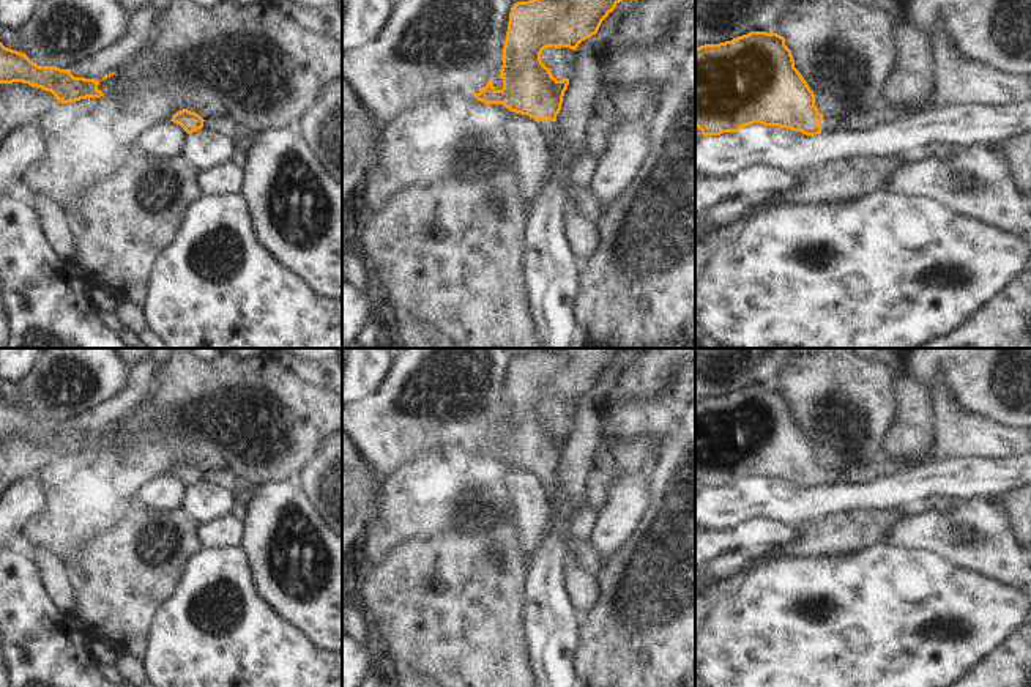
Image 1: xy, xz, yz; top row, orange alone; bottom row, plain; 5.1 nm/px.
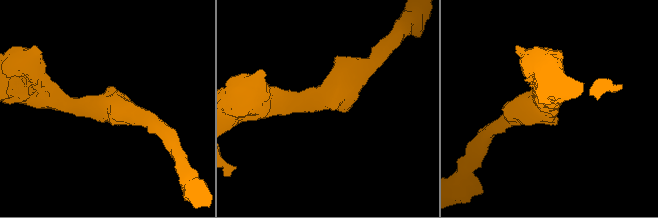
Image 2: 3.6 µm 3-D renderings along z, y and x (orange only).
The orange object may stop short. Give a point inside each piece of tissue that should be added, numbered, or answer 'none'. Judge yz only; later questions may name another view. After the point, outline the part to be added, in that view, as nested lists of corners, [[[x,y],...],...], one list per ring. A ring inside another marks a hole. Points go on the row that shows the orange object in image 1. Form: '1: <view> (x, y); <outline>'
1: yz (828, 123); [[[823,117],[821,132],[828,132],[837,128],[837,123],[843,120],[843,117]]]

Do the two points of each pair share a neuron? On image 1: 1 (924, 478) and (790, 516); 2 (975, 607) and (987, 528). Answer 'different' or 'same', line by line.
1: same
2: different

